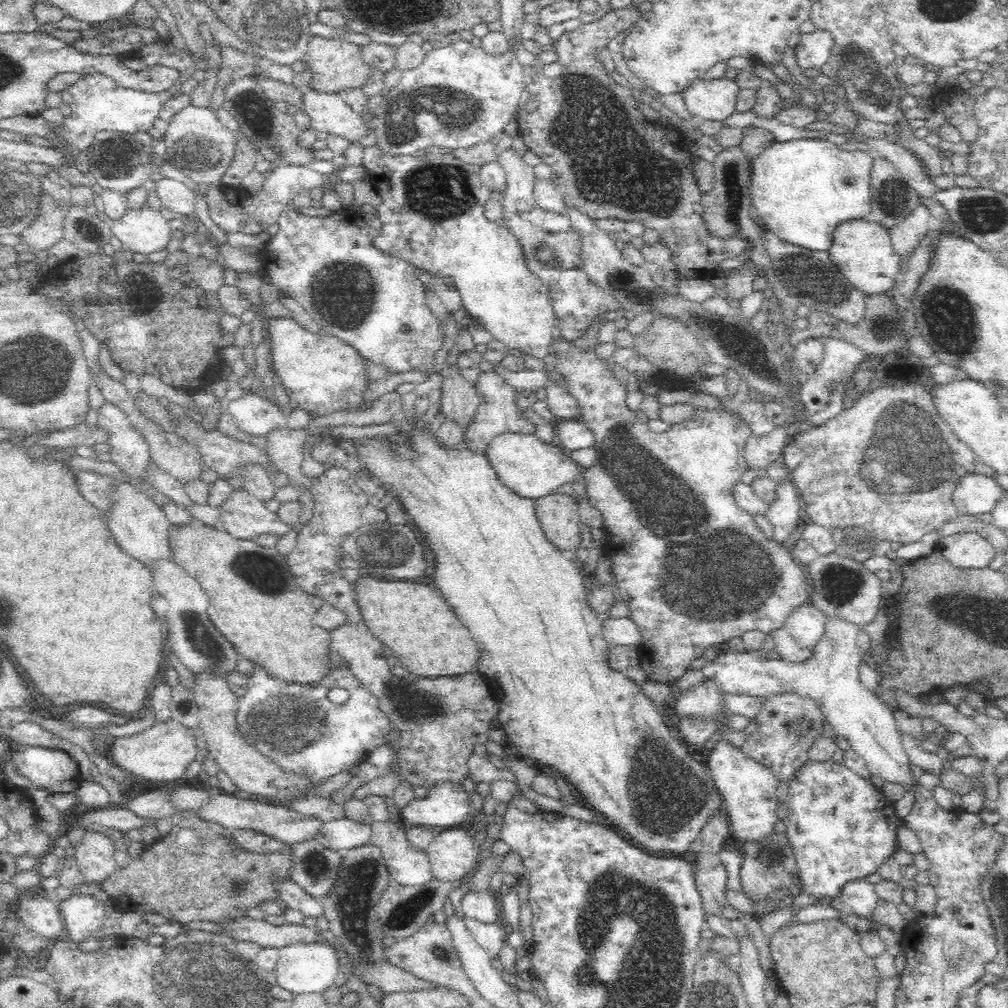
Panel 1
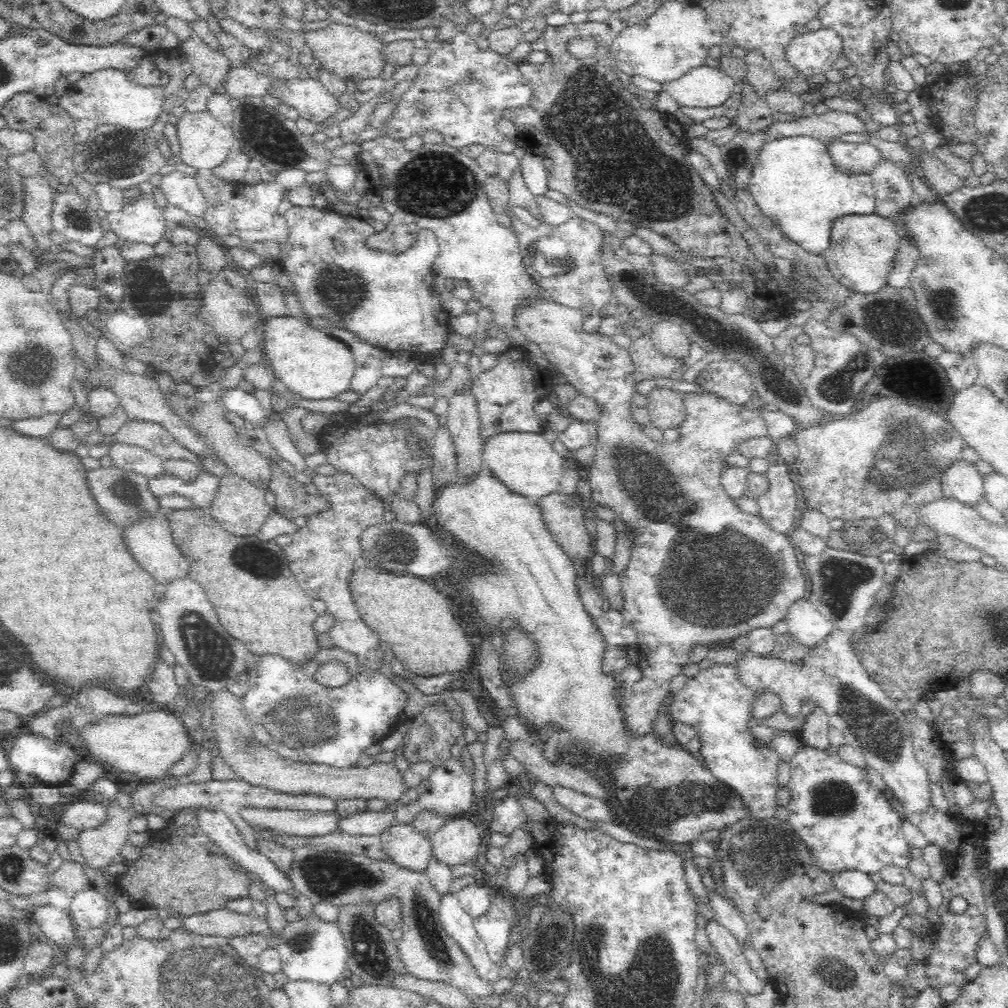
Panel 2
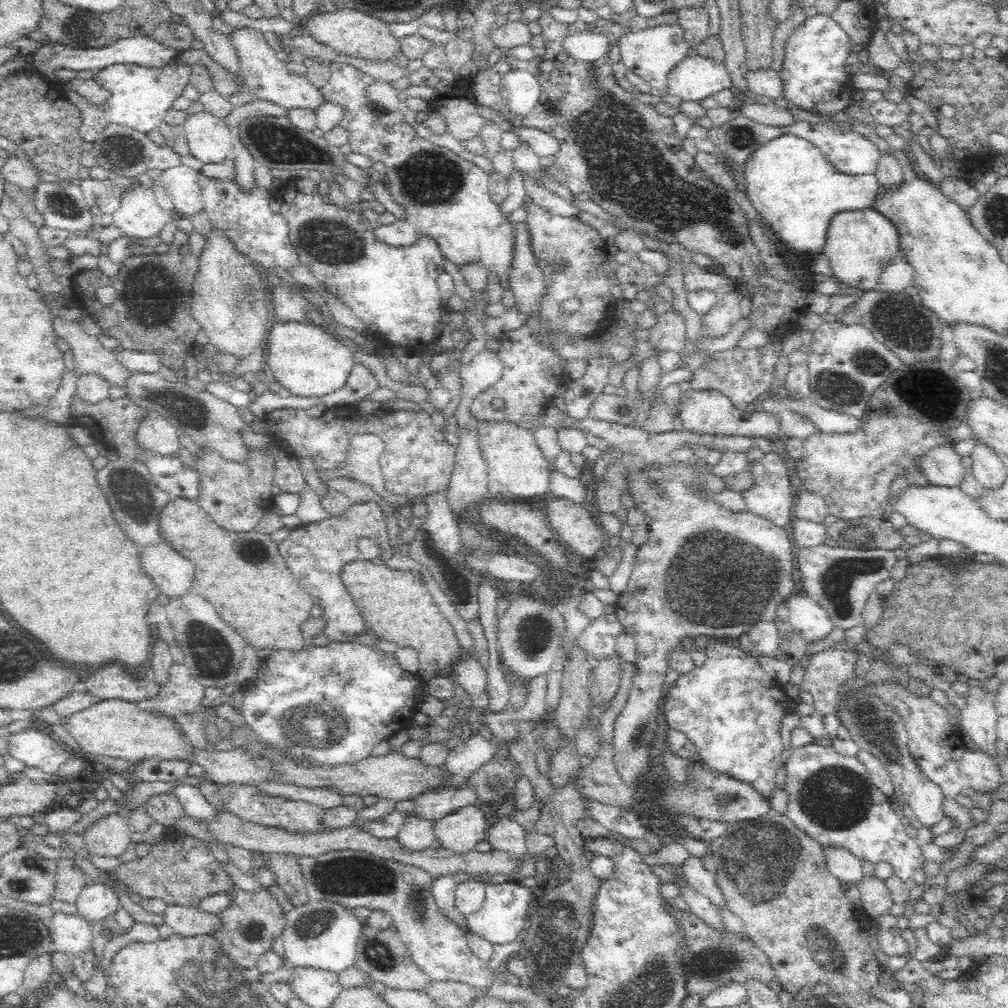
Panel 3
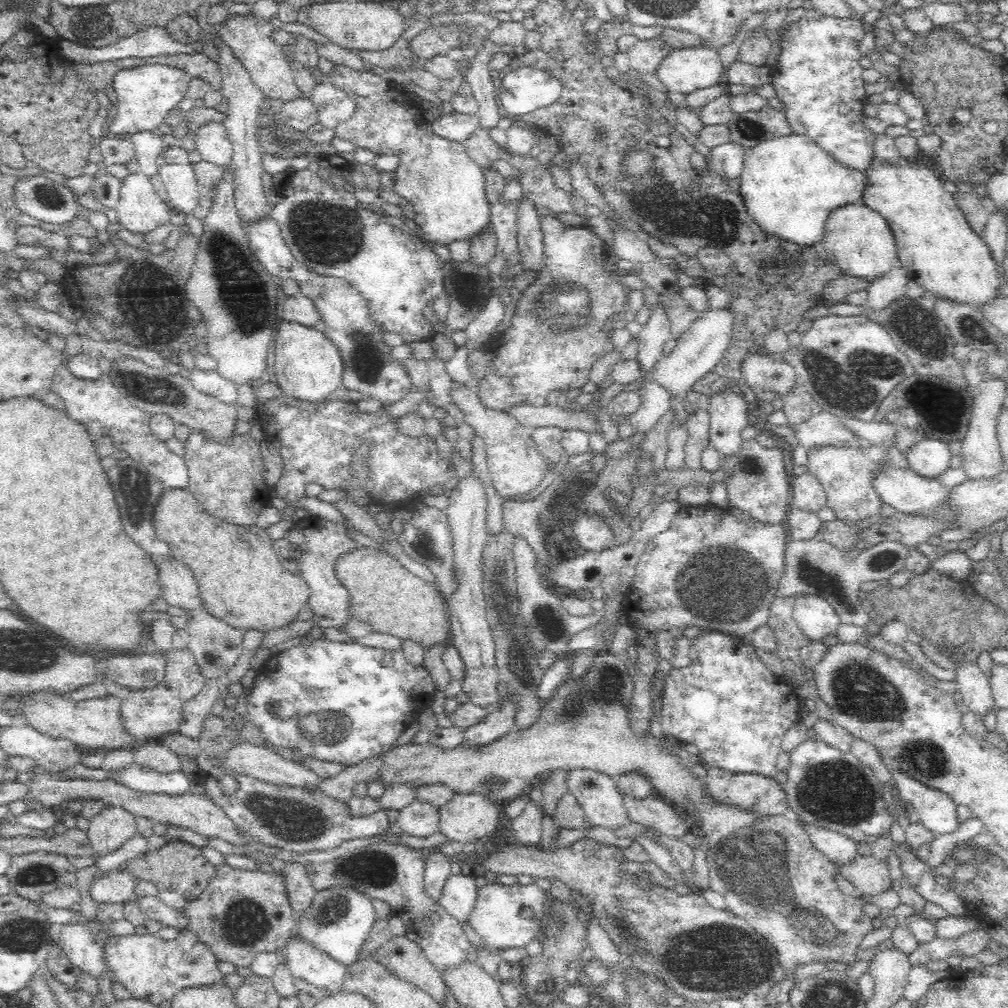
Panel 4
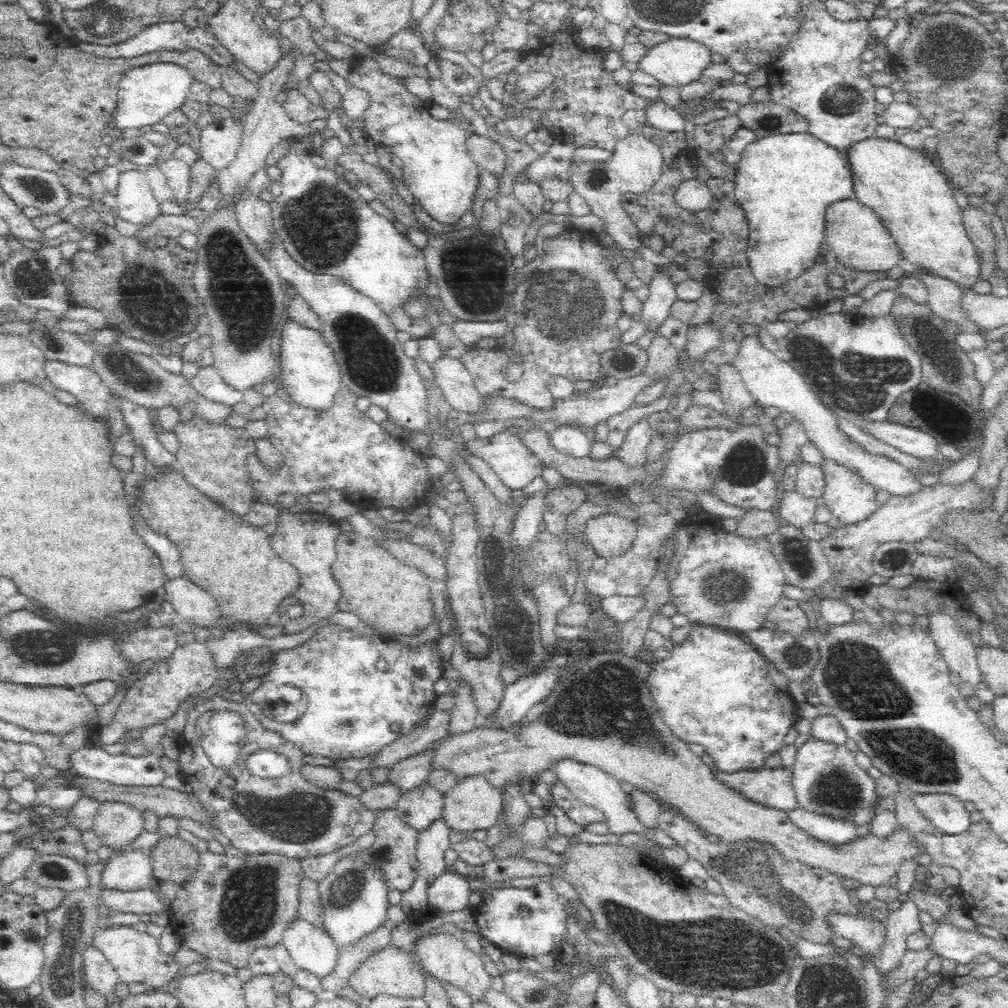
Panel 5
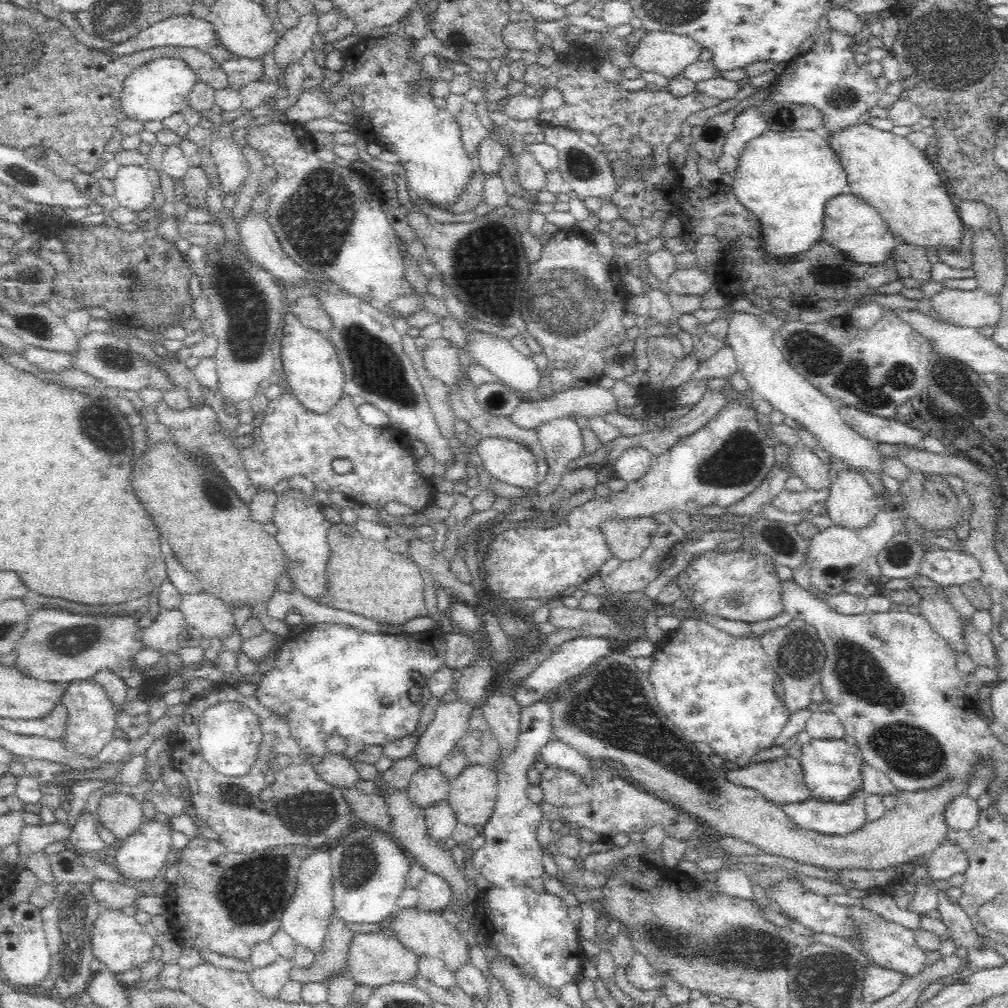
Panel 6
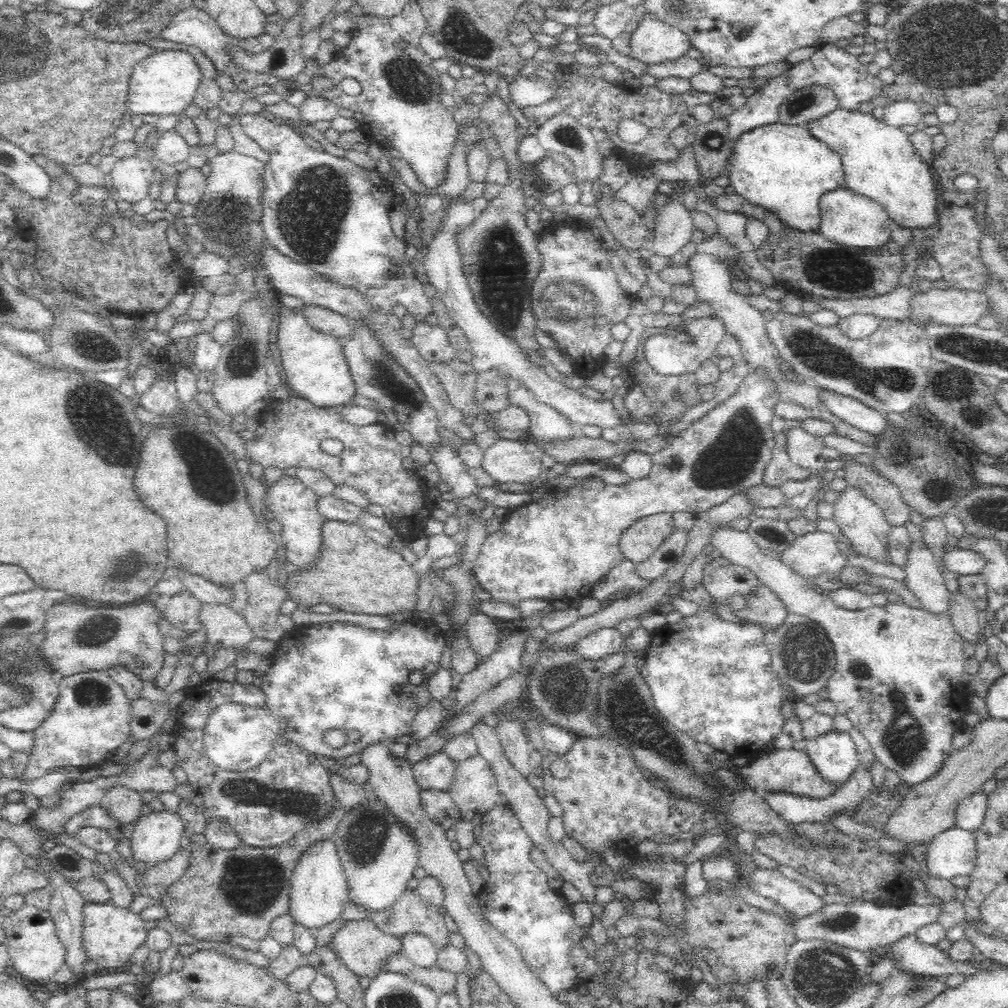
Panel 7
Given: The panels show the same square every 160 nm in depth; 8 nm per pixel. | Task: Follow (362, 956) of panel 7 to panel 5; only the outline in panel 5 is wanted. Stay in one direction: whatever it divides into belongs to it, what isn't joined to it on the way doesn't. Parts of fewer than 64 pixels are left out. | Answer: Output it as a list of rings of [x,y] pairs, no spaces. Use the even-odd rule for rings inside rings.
[[[397,947],[384,948],[380,953],[375,953],[368,958],[348,978],[348,989],[360,994],[365,1003],[369,1003],[380,996],[396,997],[402,1000],[425,1000],[424,977],[420,969],[408,959],[408,952]]]

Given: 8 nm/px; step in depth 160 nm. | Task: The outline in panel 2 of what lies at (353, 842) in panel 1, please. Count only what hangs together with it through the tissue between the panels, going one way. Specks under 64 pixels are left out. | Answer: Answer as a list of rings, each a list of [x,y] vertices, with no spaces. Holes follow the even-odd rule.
[[[392,807],[379,811],[366,811],[354,816],[341,817],[337,824],[337,831],[348,836],[374,836],[382,832],[395,819]]]

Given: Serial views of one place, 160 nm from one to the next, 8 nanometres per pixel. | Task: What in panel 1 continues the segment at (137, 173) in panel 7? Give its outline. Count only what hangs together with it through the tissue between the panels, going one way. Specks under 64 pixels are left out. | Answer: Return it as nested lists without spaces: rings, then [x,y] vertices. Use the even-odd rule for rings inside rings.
[[[148,204],[138,210],[128,210],[118,220],[110,219],[110,228],[124,249],[145,255],[164,251],[173,238],[170,221]]]

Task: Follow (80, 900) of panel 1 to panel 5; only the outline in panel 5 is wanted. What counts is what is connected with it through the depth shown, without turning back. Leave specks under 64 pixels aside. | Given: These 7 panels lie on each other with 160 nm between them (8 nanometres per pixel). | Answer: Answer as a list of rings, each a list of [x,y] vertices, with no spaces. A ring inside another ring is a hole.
[[[126,850],[108,859],[101,874],[100,887],[104,891],[132,892],[146,889],[152,879],[148,853]]]

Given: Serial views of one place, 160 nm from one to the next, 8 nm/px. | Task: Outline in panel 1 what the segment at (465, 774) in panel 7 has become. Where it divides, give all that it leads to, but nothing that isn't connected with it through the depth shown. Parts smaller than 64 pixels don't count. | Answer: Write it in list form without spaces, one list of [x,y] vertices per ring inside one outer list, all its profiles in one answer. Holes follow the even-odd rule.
[[[457,827],[437,832],[425,854],[433,878],[453,884],[474,868],[476,849],[470,833]]]

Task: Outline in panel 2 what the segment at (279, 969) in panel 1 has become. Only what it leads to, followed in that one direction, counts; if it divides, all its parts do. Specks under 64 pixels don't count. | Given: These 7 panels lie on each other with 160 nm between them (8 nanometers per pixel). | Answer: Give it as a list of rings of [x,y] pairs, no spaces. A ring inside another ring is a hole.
[[[317,915],[287,922],[280,944],[279,953],[282,972],[291,982],[306,981],[313,984],[332,985],[341,982],[347,970],[348,953],[340,929],[334,922],[326,922]]]

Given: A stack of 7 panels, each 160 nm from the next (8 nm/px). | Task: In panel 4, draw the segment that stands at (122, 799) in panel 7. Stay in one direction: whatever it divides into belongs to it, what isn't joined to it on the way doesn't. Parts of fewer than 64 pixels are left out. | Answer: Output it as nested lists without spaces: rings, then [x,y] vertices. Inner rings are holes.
[[[121,806],[104,807],[90,818],[87,842],[99,855],[116,852],[126,840],[139,834],[134,815]]]

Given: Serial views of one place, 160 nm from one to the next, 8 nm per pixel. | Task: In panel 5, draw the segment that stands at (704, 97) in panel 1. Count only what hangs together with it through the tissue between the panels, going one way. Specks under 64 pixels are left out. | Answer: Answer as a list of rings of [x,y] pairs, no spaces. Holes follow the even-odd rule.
[[[672,37],[651,47],[638,65],[640,71],[650,74],[663,86],[679,89],[700,81],[710,60],[712,53],[706,45]]]

